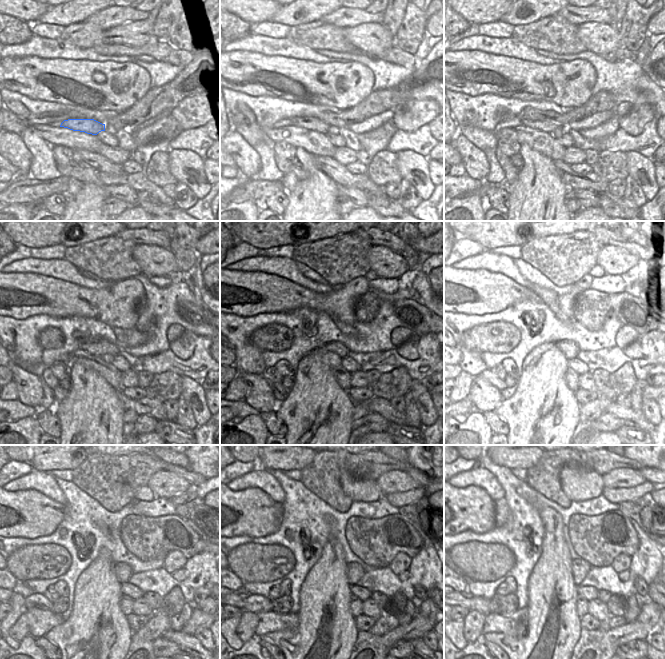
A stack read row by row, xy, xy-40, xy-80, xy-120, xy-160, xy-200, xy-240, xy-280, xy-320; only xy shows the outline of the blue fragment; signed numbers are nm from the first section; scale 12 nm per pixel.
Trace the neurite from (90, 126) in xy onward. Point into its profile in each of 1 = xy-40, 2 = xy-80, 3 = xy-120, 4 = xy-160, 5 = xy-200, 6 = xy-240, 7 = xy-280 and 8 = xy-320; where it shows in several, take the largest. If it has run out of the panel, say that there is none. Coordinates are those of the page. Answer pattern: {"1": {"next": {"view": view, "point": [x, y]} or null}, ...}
{"1": {"next": {"view": "xy-40", "point": [314, 124]}}, "2": {"next": {"view": "xy-80", "point": [548, 126]}}, "3": {"next": {"view": "xy-120", "point": [102, 348]}}, "4": {"next": {"view": "xy-160", "point": [338, 348]}}, "5": {"next": {"view": "xy-200", "point": [569, 349]}}, "6": {"next": {"view": "xy-240", "point": [123, 572]}}, "7": {"next": {"view": "xy-280", "point": [355, 571]}}, "8": {"next": {"view": "xy-320", "point": [580, 567]}}}

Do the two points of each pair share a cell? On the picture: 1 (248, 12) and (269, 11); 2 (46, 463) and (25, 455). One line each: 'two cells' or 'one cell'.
1: one cell
2: two cells

